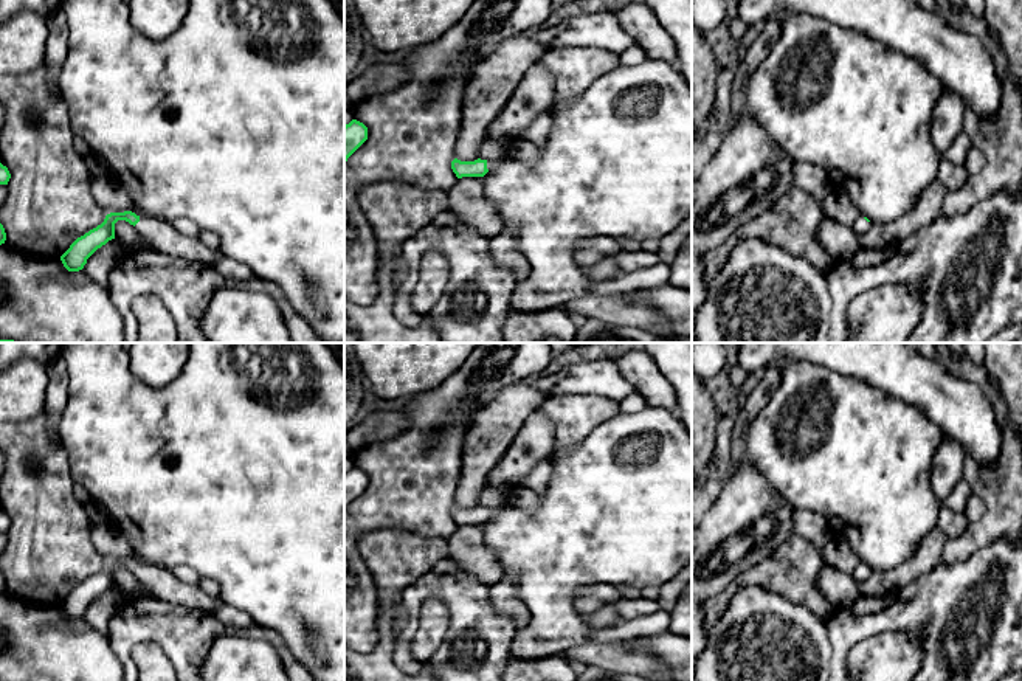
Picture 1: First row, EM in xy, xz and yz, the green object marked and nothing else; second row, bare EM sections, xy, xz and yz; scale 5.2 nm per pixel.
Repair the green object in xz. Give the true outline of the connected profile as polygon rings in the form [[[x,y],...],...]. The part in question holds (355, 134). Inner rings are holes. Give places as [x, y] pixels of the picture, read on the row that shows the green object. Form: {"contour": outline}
{"contour": [[[352,119],[344,126],[344,164],[347,158],[368,140],[368,127]]]}

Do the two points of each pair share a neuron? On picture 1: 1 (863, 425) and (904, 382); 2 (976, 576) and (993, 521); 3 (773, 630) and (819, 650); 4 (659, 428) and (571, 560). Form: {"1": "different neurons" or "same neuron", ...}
{"1": "different neurons", "2": "different neurons", "3": "same neuron", "4": "same neuron"}

